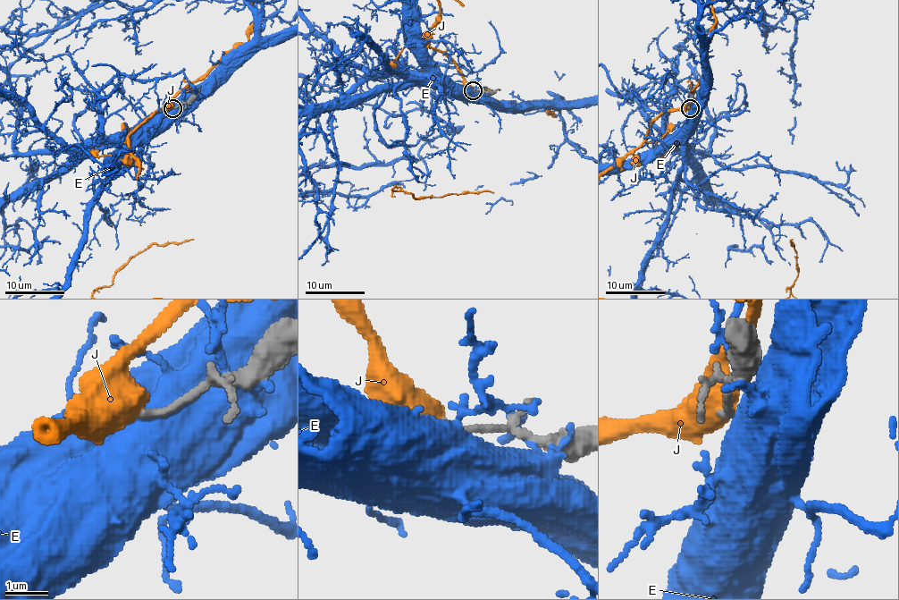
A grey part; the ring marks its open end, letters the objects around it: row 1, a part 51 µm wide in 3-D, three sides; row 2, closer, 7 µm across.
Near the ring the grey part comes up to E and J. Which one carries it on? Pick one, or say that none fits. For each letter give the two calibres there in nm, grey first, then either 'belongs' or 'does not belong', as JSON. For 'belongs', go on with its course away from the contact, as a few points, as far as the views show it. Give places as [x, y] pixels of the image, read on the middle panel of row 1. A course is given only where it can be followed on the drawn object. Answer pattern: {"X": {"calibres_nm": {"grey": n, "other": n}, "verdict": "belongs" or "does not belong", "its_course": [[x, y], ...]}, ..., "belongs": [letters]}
{"E": {"calibres_nm": {"grey": 190, "other": 750}, "verdict": "does not belong"}, "J": {"calibres_nm": {"grey": 170, "other": 650}, "verdict": "does not belong"}, "belongs": []}

